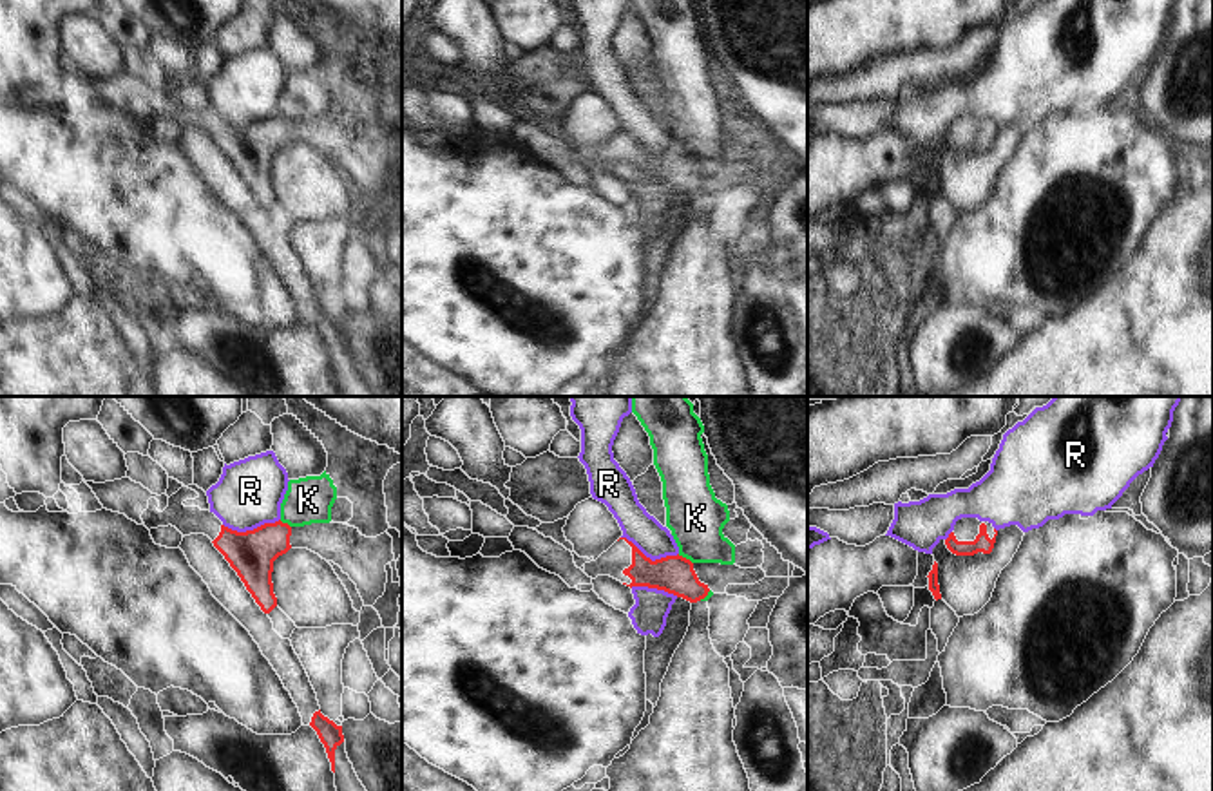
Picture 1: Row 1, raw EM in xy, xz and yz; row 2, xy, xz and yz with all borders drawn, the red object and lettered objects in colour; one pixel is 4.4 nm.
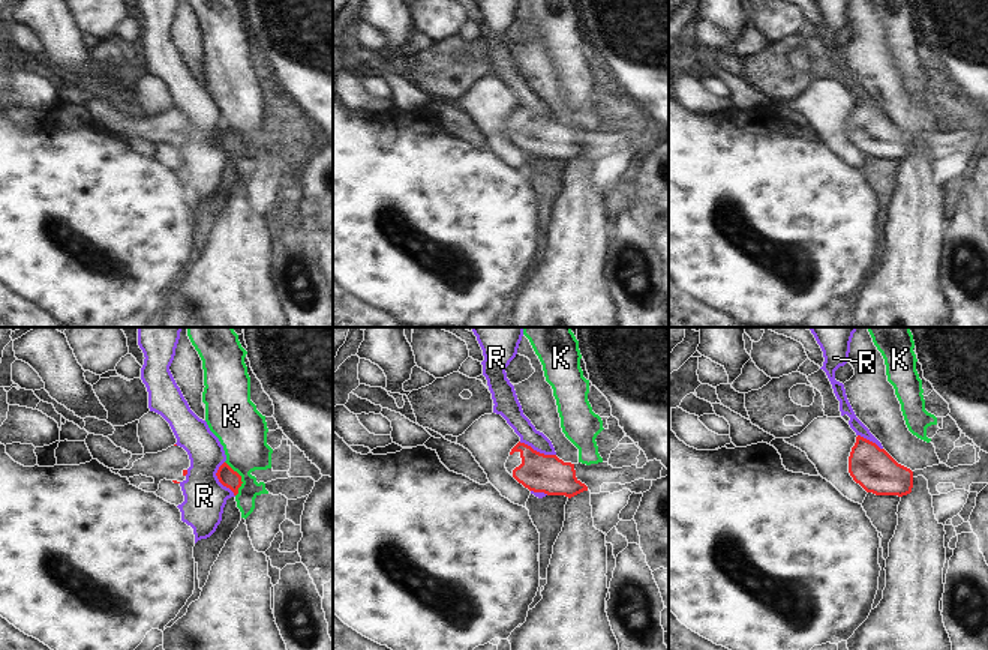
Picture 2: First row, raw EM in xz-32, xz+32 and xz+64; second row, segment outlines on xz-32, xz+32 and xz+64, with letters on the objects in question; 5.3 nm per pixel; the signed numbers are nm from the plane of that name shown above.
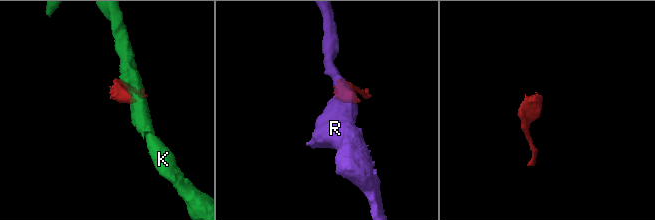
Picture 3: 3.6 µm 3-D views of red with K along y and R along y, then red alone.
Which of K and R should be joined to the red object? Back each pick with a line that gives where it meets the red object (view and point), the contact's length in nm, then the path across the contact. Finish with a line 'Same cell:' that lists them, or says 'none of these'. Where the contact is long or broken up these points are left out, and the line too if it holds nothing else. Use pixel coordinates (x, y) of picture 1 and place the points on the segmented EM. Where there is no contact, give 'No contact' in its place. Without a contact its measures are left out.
Same cell: none of these.

